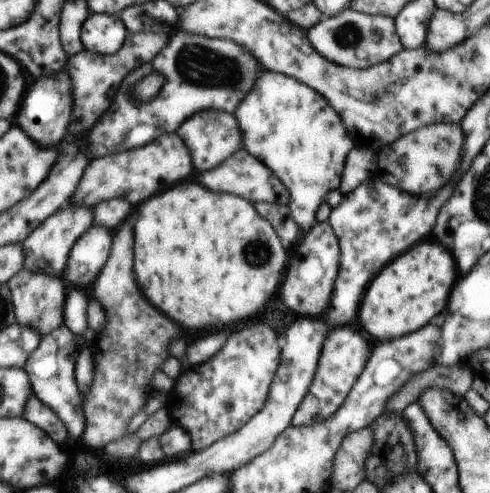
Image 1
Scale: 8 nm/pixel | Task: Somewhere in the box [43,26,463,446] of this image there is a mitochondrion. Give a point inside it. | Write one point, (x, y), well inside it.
(193, 59)

